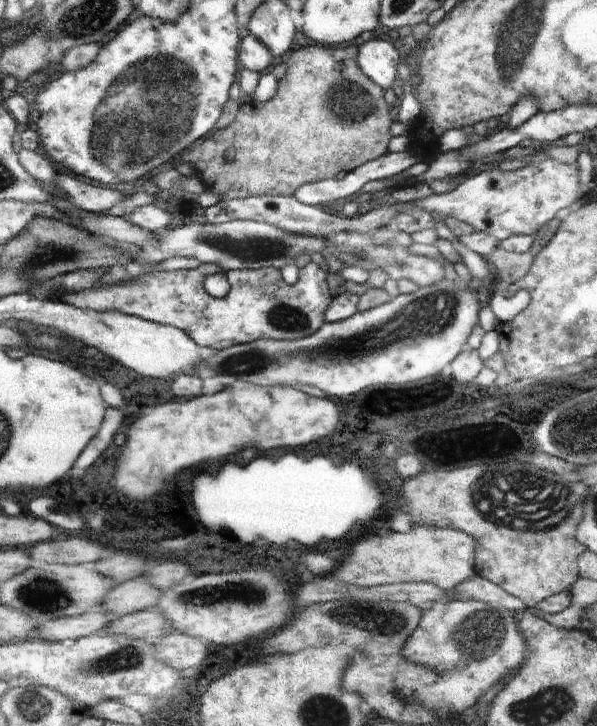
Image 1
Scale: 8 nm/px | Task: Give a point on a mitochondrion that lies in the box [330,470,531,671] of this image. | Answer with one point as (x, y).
(476, 637)

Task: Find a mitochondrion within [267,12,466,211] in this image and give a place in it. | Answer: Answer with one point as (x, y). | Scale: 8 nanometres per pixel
(344, 99)

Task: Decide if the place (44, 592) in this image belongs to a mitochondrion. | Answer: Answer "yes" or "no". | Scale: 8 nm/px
yes

